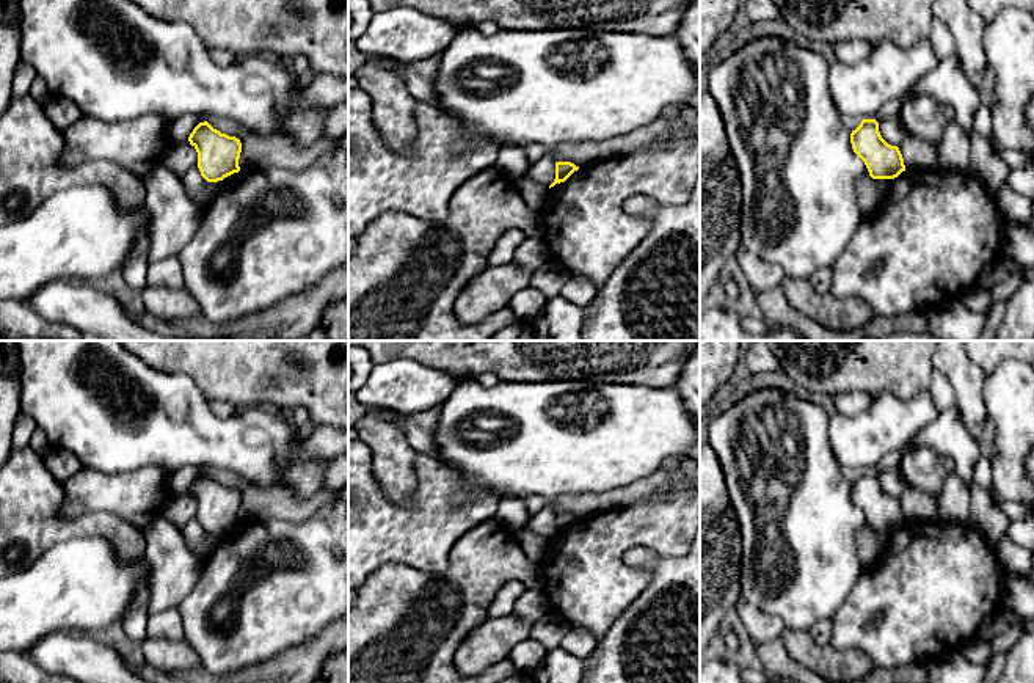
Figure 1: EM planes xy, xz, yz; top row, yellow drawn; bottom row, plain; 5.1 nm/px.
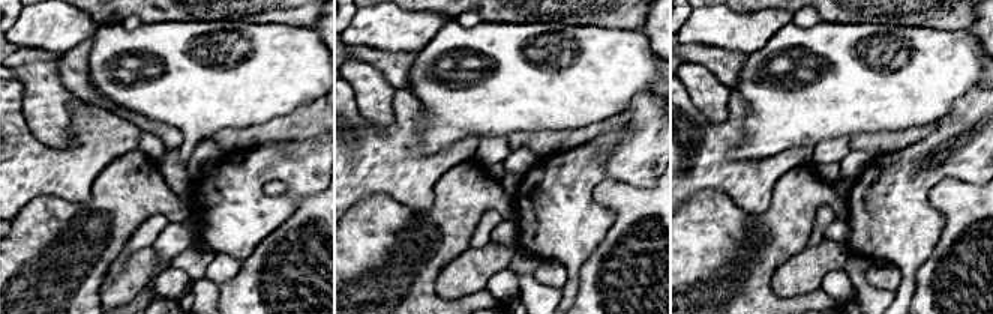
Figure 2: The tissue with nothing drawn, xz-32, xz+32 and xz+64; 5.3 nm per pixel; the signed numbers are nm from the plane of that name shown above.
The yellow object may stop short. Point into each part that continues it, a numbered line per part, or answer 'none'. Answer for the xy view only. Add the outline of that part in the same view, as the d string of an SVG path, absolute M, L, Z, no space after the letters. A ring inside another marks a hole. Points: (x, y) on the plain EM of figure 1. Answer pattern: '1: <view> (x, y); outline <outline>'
none

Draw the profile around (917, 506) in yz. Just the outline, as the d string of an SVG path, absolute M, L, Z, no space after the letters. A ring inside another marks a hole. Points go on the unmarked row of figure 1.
M907 487L899 498L905 521L935 521L938 520L938 499L932 495Z

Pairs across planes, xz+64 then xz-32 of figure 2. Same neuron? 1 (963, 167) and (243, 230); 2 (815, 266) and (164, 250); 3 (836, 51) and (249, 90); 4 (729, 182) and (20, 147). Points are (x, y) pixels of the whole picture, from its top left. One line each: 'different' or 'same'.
1: same
2: different
3: same
4: same

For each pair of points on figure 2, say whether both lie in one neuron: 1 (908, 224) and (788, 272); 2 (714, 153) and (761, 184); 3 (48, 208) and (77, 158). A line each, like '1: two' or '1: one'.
1: two
2: one
3: two

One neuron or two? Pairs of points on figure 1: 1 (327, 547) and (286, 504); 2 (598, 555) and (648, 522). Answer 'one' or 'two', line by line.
1: two
2: one

